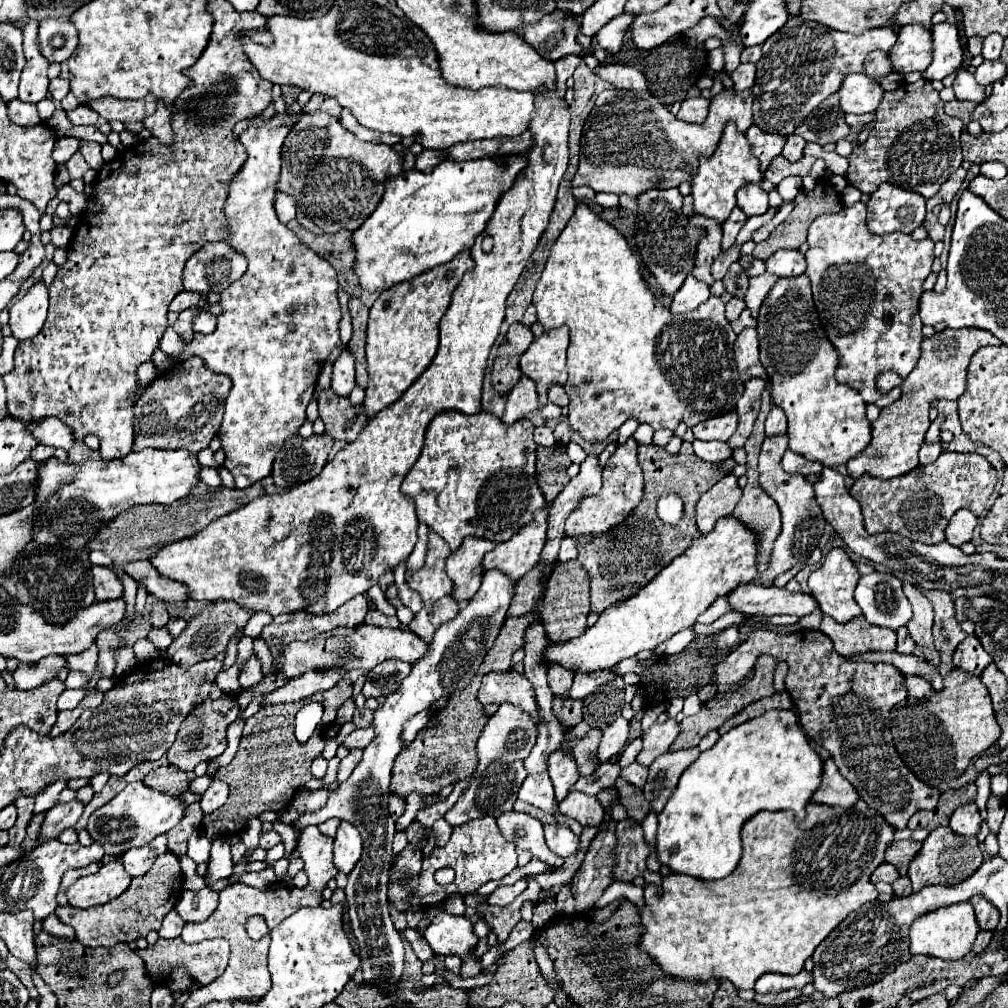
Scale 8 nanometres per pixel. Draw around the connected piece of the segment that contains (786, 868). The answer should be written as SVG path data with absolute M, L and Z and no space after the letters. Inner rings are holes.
M862 799L850 809L808 803L806 817L800 823L794 819L792 811L760 811L742 829L744 853L730 877L702 881L690 875L670 873L664 877L660 893L652 887L644 889L646 907L640 913L646 933L642 933L642 949L646 949L666 973L690 981L718 977L732 981L738 989L754 989L754 983L764 973L796 975L844 917L878 899L870 875L884 863L884 853L892 845L894 831L896 829Z

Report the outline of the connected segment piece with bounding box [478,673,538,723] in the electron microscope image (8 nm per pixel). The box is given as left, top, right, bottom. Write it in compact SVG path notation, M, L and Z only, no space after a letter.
M488 673L482 679L482 687L478 691L478 701L482 705L488 703L512 703L522 711L528 711L538 723L538 703L534 697L534 689L526 683L524 675L516 673Z

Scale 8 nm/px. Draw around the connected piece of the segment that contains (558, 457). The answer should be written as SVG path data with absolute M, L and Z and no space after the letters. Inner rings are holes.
M552 445L552 447L538 447L536 459L536 481L538 487L548 503L566 487L570 481L566 469L570 467L570 459L566 455L566 445Z

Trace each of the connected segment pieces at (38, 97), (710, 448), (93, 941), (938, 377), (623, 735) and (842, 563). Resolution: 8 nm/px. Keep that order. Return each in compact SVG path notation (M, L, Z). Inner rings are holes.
M30 19L20 29L24 33L24 53L26 53L26 67L20 79L20 93L18 99L28 103L38 103L48 95L48 61L42 57L38 47L38 27L40 23Z
M694 441L694 453L702 459L702 461L726 461L732 457L732 449L728 443L722 441Z
M162 853L154 867L138 877L132 879L130 889L122 893L122 897L116 897L112 903L92 907L92 909L76 909L76 907L58 907L56 913L76 929L78 941L82 941L86 947L114 947L116 943L132 943L140 937L146 937L150 931L158 931L162 925L162 919L166 913L170 913L182 893L182 871L178 857L172 853Z
M946 327L932 337L922 341L922 355L914 371L900 383L902 397L892 405L880 411L880 417L872 423L872 441L862 453L846 463L852 479L858 479L864 473L892 479L912 471L918 465L918 449L930 427L928 409L934 399L958 399L966 391L966 373L972 355L986 345L1002 345L998 337L984 329L950 329Z
M618 717L612 725L604 729L604 735L598 747L598 759L612 761L616 755L620 755L626 743L628 743L628 721L624 717Z
M838 547L838 549L830 549L824 557L822 567L812 571L812 575L808 579L808 589L810 589L812 597L818 601L824 615L830 615L838 623L848 623L850 619L854 619L862 613L854 601L854 589L858 585L858 579L860 579L860 573L858 573L856 565L850 561L850 557L844 553L844 549Z

